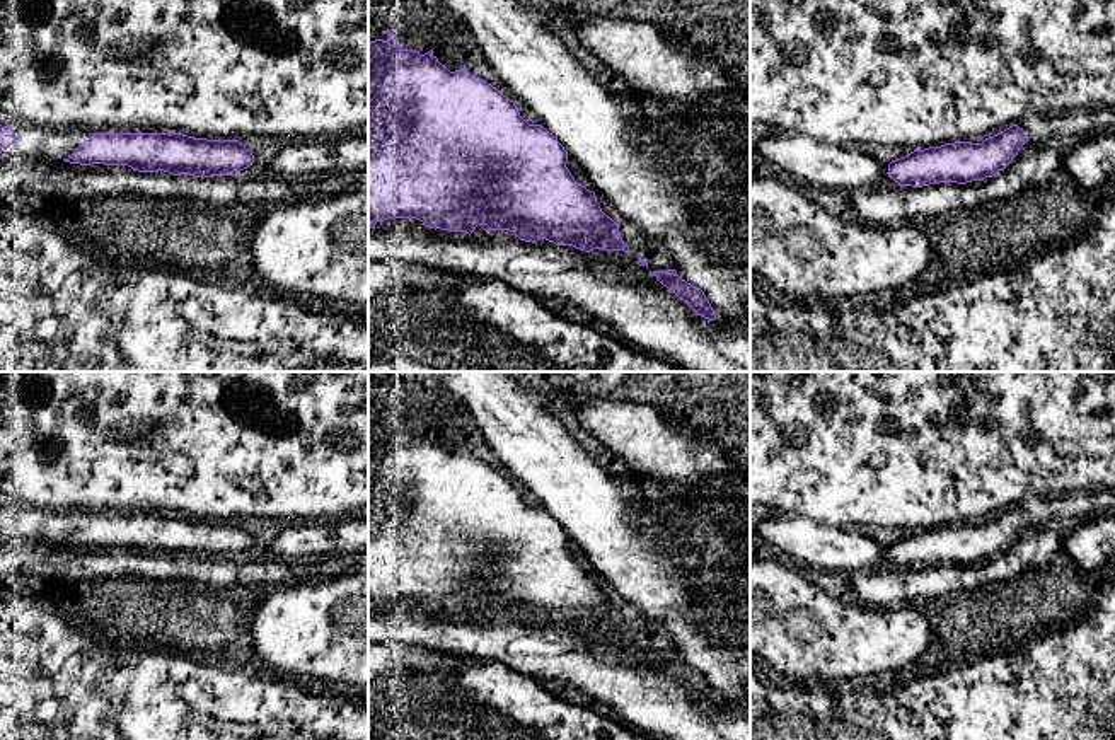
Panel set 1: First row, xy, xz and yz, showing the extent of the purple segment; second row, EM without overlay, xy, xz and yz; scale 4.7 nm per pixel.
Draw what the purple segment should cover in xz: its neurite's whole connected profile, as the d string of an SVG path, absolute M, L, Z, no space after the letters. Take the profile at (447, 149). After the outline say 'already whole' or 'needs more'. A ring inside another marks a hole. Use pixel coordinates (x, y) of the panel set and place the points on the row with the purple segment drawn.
M390 31L385 32L389 34L387 41L375 39L368 43L368 109L372 111L372 118L368 119L368 228L375 228L377 222L389 218L416 218L435 230L442 228L448 232L465 232L471 235L477 225L482 225L482 230L510 230L525 242L546 239L556 246L573 246L585 252L593 249L605 249L610 252L629 251L629 246L621 237L619 223L602 211L595 193L578 184L568 171L568 152L552 133L549 133L542 124L529 124L520 116L513 101L503 95L491 84L471 75L467 68L450 72L433 53L428 51L421 55L413 48L402 49L397 44L396 36Z; already whole

